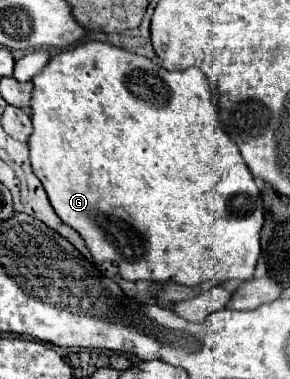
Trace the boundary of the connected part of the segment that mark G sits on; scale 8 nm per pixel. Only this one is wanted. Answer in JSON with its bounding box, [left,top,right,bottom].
[28,41,264,285]

